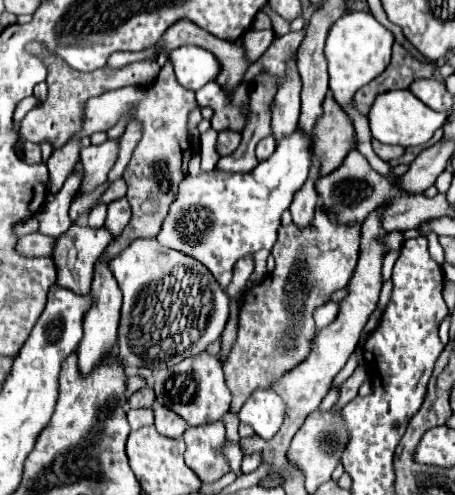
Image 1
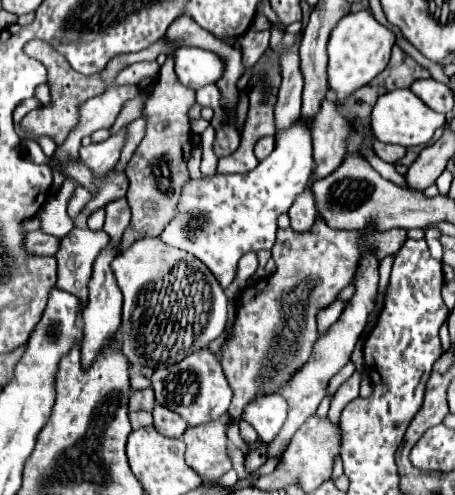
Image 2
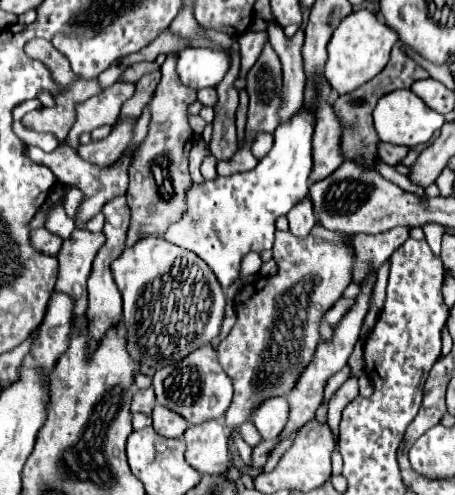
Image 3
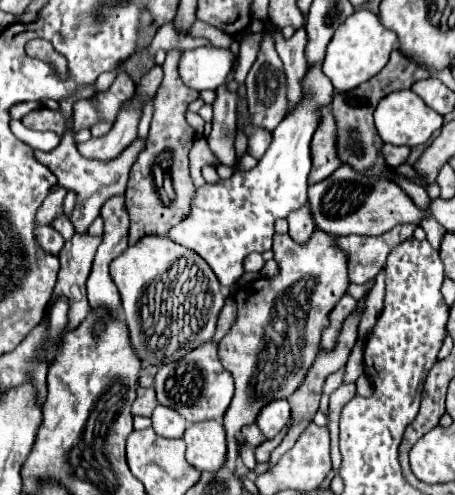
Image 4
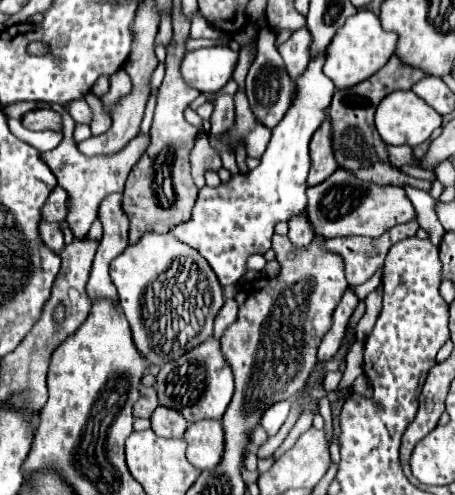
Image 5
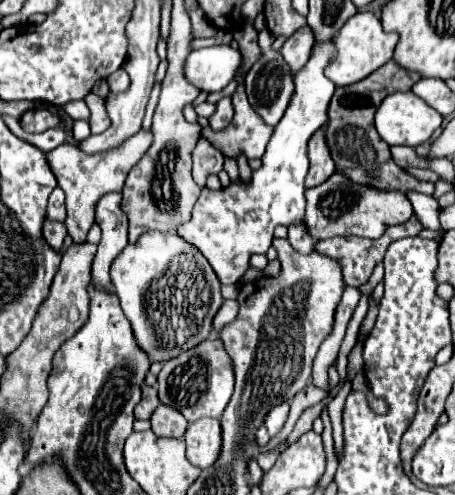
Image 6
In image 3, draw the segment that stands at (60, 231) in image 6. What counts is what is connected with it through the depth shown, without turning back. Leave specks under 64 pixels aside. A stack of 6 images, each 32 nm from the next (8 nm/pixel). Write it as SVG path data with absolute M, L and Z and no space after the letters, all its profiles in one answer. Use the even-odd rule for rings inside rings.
M38 228L32 230L32 244L36 250L48 254L48 256L56 256L63 243L63 239L58 234L52 234L46 228Z

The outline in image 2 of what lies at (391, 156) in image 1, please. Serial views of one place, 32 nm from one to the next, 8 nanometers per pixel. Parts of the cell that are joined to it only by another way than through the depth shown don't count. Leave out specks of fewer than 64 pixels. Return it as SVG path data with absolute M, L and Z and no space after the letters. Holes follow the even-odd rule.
M374 142L374 152L384 160L384 162L398 162L404 154L406 154L406 148L404 146L394 146L394 144L384 144L384 142Z

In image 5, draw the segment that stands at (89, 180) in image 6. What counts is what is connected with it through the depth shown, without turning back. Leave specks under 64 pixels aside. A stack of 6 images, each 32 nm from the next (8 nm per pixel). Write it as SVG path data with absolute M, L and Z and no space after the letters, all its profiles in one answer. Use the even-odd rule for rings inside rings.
M49 103L52 110L58 112L63 120L63 140L50 152L42 154L42 160L50 166L52 174L58 178L58 186L62 186L68 194L68 216L66 216L66 224L72 230L74 238L86 238L92 222L96 220L96 212L100 202L114 192L122 192L126 178L132 170L132 166L140 160L140 156L146 152L148 144L150 144L150 134L138 134L136 138L132 138L120 152L116 152L116 156L84 156L74 142L73 132L75 122L72 117L64 110L62 105Z

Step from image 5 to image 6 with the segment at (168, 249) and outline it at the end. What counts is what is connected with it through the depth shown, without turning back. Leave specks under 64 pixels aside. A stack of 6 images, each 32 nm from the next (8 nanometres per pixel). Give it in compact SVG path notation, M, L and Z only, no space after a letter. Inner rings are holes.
M144 232L136 244L128 244L114 258L110 278L114 294L120 300L120 308L130 320L140 348L148 352L152 362L168 362L172 356L178 356L180 352L190 350L206 340L212 330L212 318L224 302L220 294L220 280L204 254L198 252L198 248L192 244L186 244L186 240L182 236L176 236L176 232ZM172 262L176 262L176 274L168 274Z

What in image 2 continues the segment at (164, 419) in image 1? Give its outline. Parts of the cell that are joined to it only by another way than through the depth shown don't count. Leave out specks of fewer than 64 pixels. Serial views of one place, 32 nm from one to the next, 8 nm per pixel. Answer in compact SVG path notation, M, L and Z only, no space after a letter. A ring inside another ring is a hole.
M156 406L152 410L152 416L154 416L154 428L166 438L180 438L188 428L188 424L184 424L184 420L180 420L180 416L176 416L176 412L168 408Z

